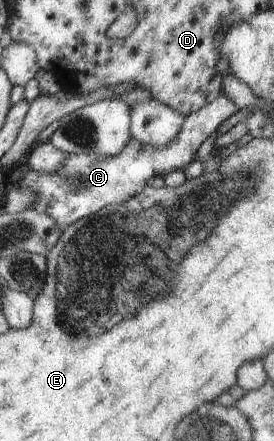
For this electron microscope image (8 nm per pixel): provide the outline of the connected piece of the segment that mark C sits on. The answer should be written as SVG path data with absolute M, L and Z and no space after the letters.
M221 93L209 105L202 106L201 109L187 115L177 139L169 146L156 149L132 138L116 157L100 154L71 154L62 169L56 173L43 174L29 170L18 181L17 186L38 191L37 201L29 208L37 209L38 212L44 212L47 216L53 217L63 231L71 223L91 213L97 213L99 209L107 205L128 201L145 185L148 185L153 177L164 176L174 170L183 171L185 165L196 159L196 152L203 141L238 110L239 107L227 95Z

